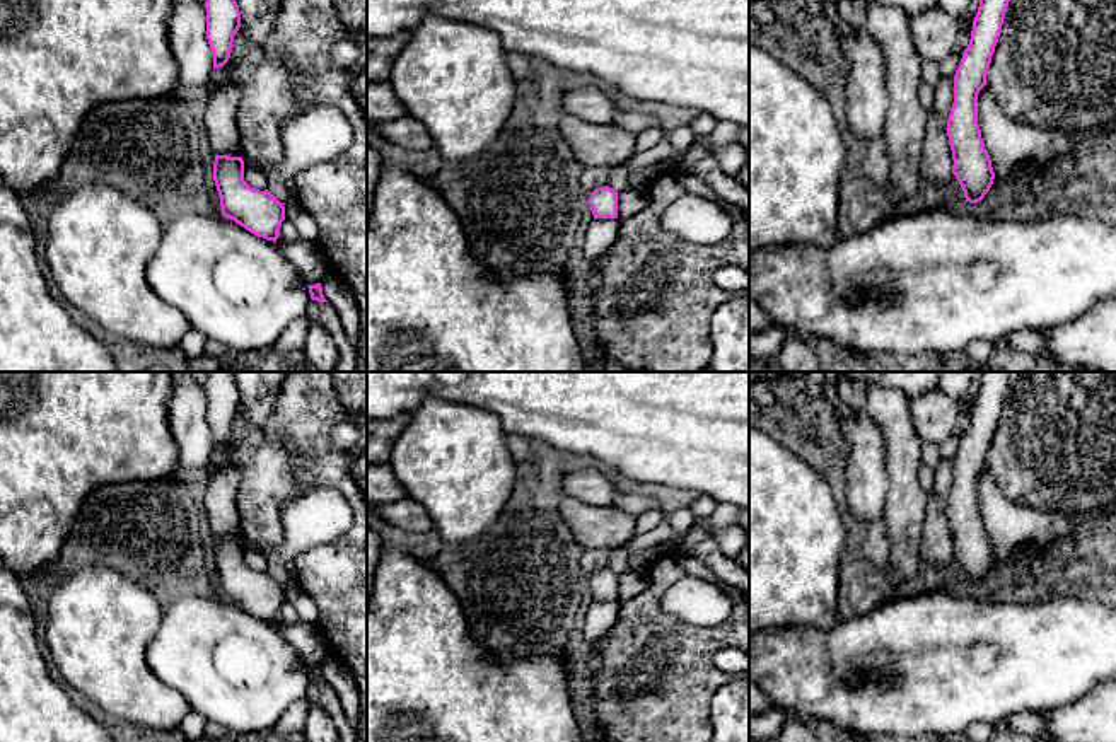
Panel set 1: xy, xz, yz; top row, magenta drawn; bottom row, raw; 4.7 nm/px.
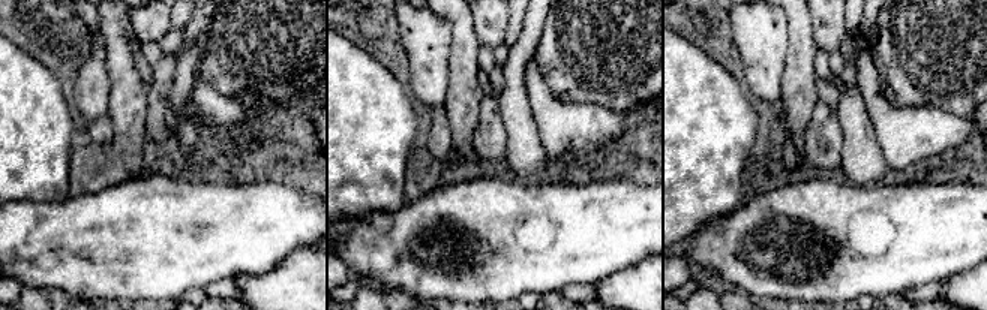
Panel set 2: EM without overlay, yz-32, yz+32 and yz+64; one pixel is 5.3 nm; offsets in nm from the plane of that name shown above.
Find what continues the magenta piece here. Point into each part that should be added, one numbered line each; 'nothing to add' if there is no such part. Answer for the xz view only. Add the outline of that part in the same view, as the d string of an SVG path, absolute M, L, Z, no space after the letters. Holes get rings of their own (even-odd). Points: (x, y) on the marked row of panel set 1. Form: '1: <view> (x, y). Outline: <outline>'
1: xz (601, 234). Outline: M594 218L584 237L584 252L589 263L587 271L594 271L618 239L621 218Z

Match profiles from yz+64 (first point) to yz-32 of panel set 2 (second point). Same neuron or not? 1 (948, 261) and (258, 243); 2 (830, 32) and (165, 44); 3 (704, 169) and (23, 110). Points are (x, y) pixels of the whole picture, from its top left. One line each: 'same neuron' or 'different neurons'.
1: same neuron
2: different neurons
3: same neuron

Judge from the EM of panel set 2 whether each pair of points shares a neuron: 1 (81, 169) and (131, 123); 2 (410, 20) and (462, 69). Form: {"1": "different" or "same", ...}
{"1": "same", "2": "different"}

